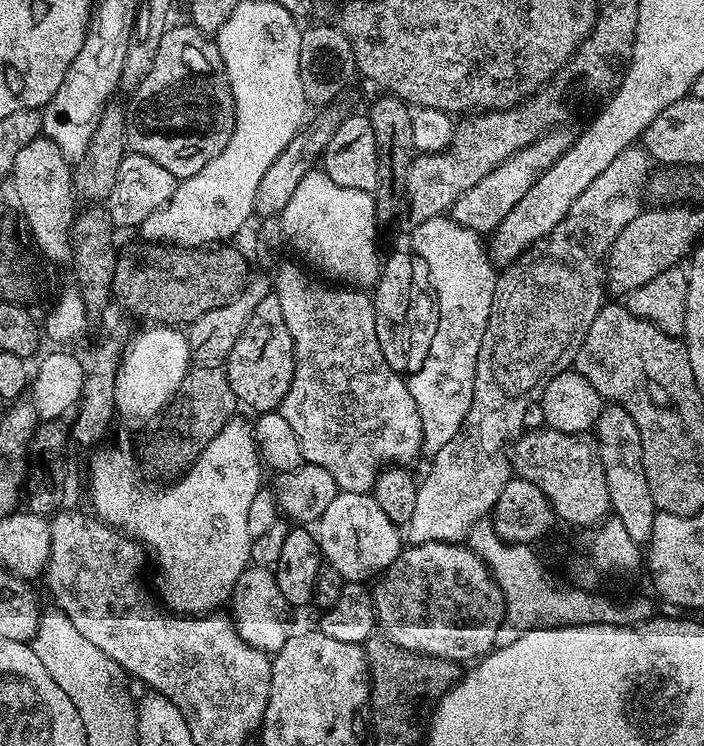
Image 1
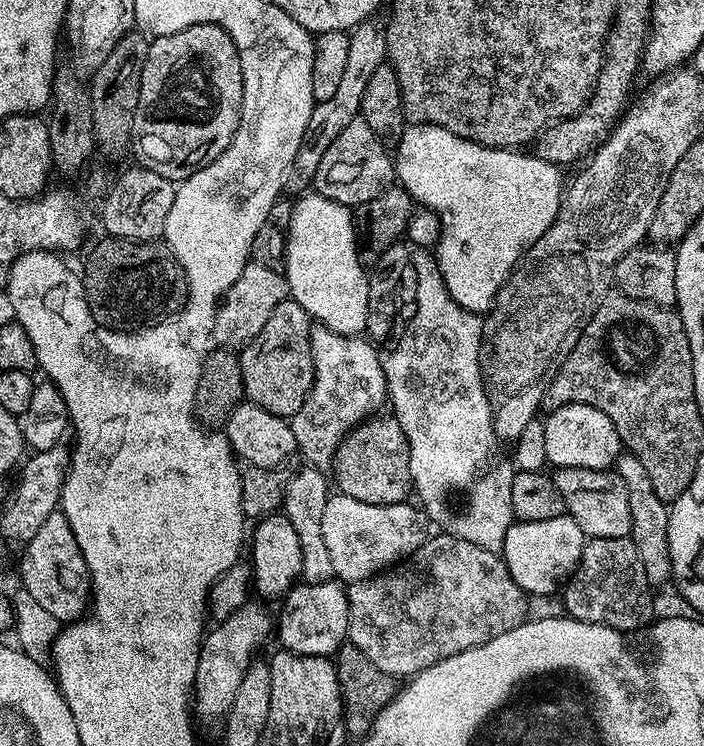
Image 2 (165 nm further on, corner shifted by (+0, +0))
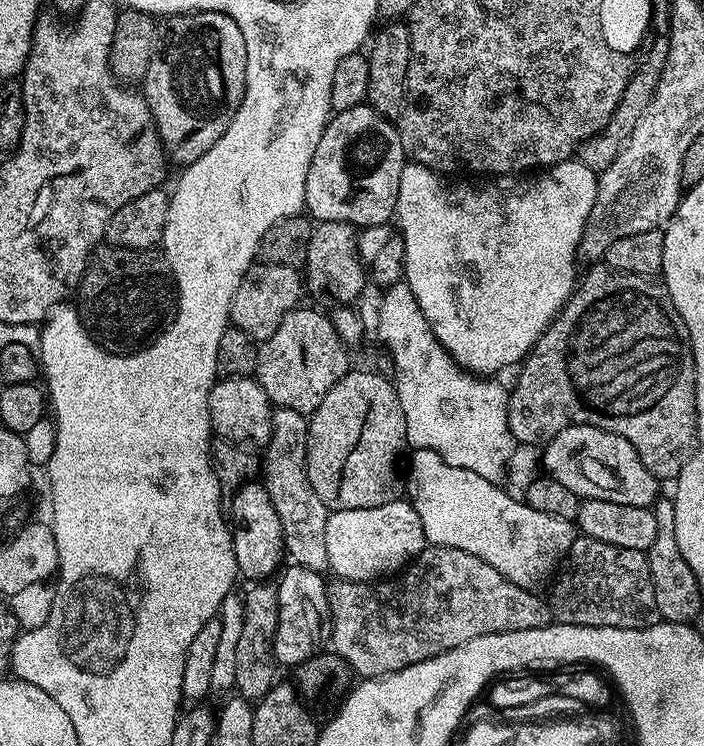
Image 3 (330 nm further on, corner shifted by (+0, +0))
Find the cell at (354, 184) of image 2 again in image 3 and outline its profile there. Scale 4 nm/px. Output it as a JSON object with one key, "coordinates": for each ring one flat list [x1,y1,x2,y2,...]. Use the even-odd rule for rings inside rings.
{"coordinates":[[365,102,354,106,350,110,342,110,335,113,324,126,324,133,314,150,314,158,310,158,310,170,306,170,306,194,304,195,304,207,307,215,313,221,319,222,329,220,330,222,346,222,355,224,357,229,369,228,375,224,387,224,395,217,396,203,398,202,398,181,402,179,402,170,406,163,402,138,400,137,399,127,393,121,387,120,386,117,378,115,373,110,371,104]]}

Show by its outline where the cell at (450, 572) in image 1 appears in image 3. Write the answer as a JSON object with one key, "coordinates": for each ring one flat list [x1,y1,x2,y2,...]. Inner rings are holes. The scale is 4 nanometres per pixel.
{"coordinates":[[433,544,426,546,423,550,413,558,412,563,407,565,399,574,393,575,391,578,381,578,375,582,366,580,342,580,333,579,328,584,328,615,330,617,330,648,331,651,337,652,341,658,351,666,353,673,360,678,375,678,378,676,390,676,394,672,401,672,406,666,414,666,423,660,434,658,443,652,449,652,455,648,460,648,462,642,474,642,482,640,486,634,502,634,503,632,534,632,537,630,547,629,548,625,553,623,554,617,549,601,544,600,535,591,518,586,514,582,510,582,510,578,506,578,502,574,498,574,498,570,494,570,494,566,490,566,486,562,482,562,482,558,478,558,474,554,466,554,466,550,458,550,457,548,447,548,446,546,438,546]]}

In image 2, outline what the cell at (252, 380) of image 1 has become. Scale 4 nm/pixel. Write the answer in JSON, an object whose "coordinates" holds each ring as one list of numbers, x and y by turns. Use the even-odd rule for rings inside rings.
{"coordinates":[[286,299,274,306,270,322,239,353,244,396,270,414,291,418,302,406,314,382,314,358,311,338,314,321,294,299]]}

